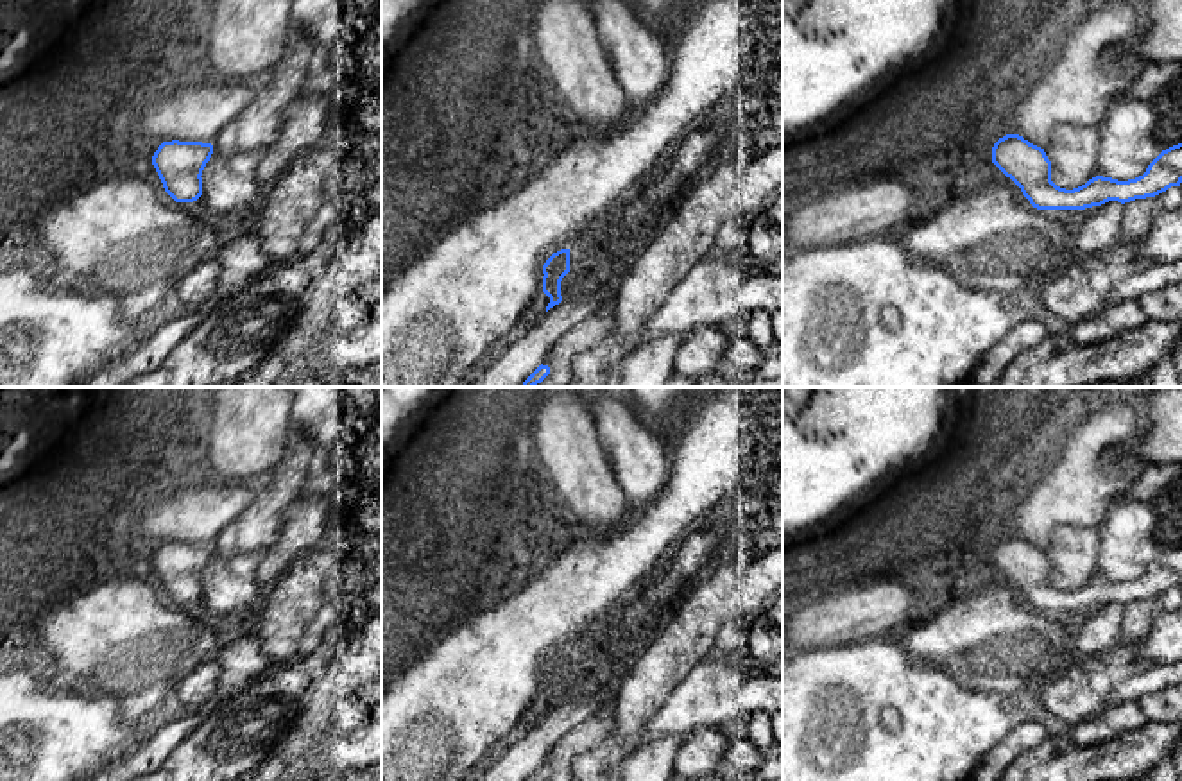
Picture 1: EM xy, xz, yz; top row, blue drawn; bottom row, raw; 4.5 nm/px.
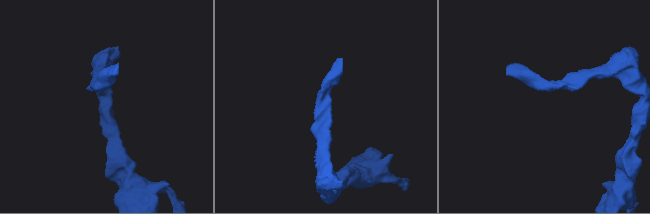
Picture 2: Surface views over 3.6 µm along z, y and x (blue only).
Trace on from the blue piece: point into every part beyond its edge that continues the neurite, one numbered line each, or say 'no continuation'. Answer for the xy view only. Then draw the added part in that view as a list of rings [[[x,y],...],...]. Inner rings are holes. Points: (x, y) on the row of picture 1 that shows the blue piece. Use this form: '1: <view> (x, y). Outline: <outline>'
no continuation

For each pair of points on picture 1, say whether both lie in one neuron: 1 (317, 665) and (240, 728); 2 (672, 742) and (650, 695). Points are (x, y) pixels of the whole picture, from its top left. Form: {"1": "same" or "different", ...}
{"1": "same", "2": "different"}

